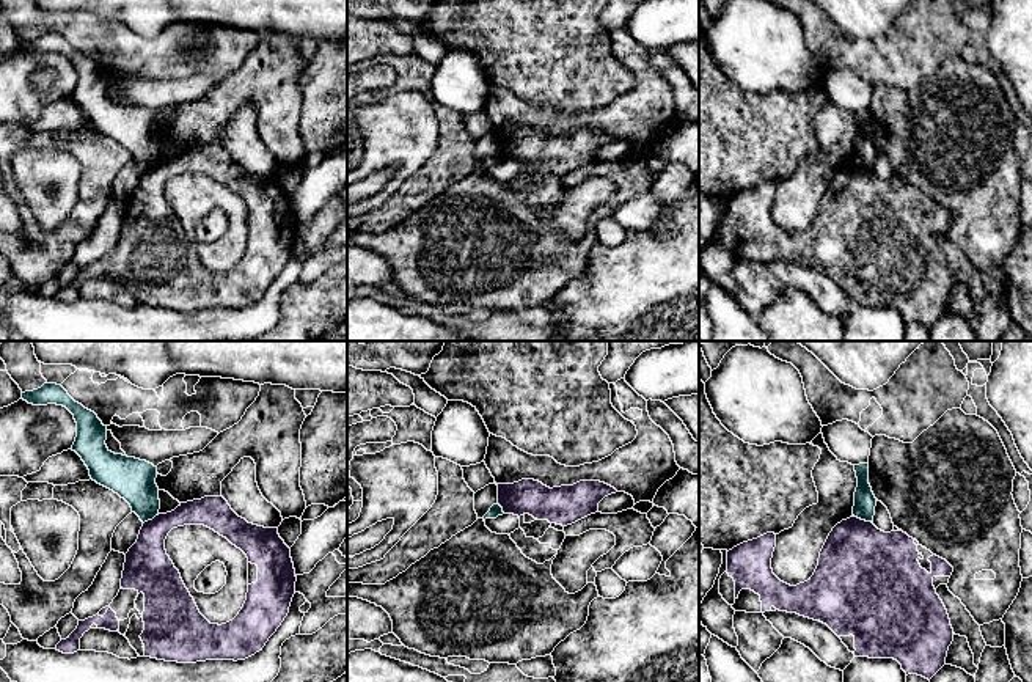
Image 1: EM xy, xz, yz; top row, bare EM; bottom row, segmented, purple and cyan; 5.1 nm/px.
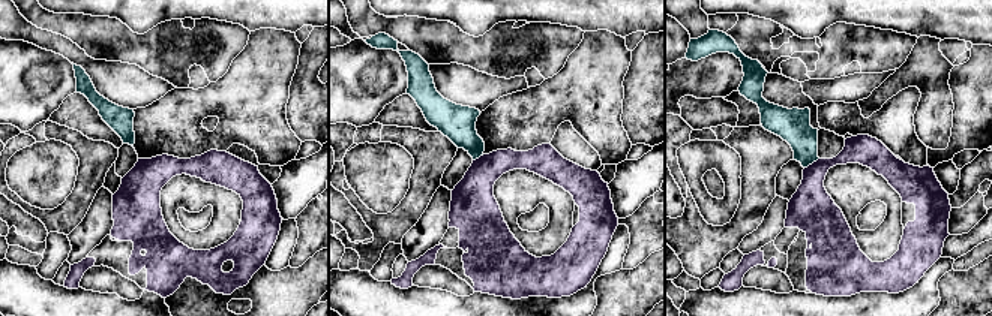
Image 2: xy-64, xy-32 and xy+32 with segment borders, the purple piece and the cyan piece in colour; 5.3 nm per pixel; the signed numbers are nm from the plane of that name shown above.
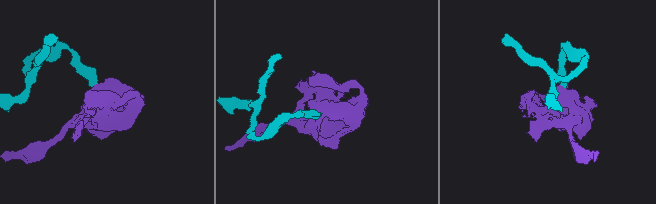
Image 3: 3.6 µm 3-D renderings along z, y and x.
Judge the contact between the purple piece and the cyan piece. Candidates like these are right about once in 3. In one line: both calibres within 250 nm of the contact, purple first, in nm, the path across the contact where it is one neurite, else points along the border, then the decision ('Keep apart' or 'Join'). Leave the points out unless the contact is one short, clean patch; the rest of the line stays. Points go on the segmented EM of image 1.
Thickness 460 nm (purple) against 110 nm. Boundary: yz (853, 514), (870, 522). Keep apart

